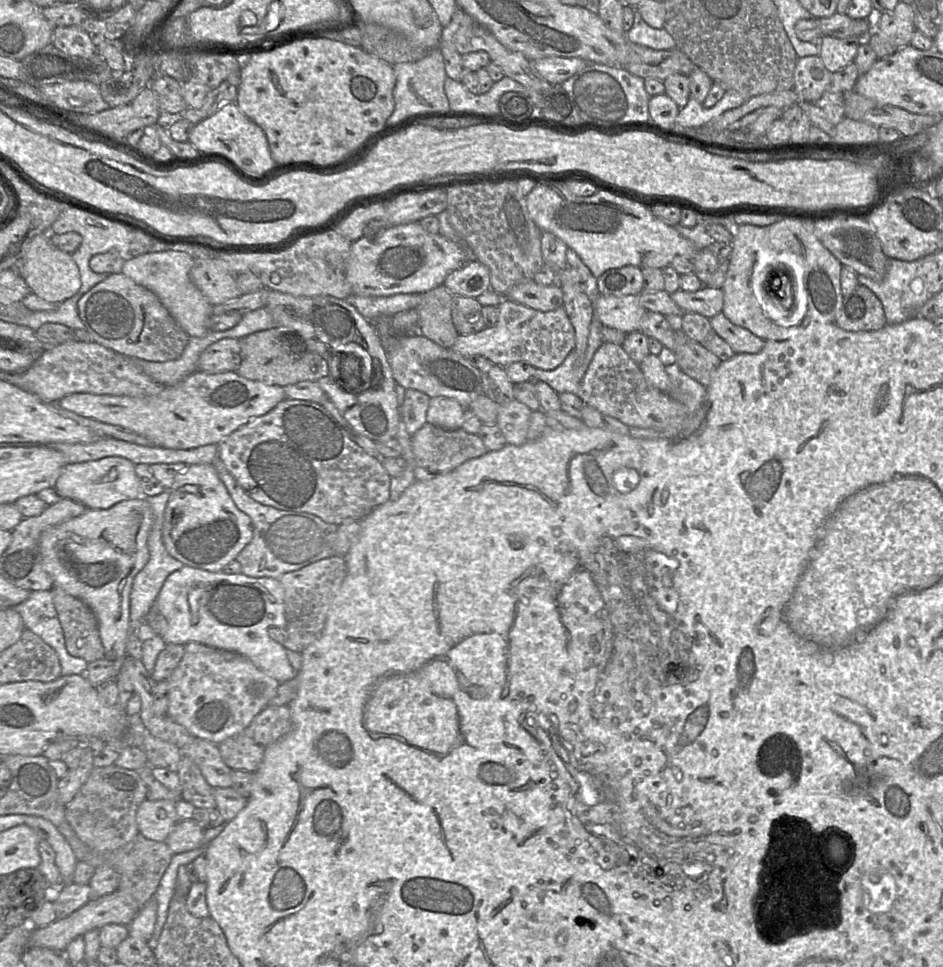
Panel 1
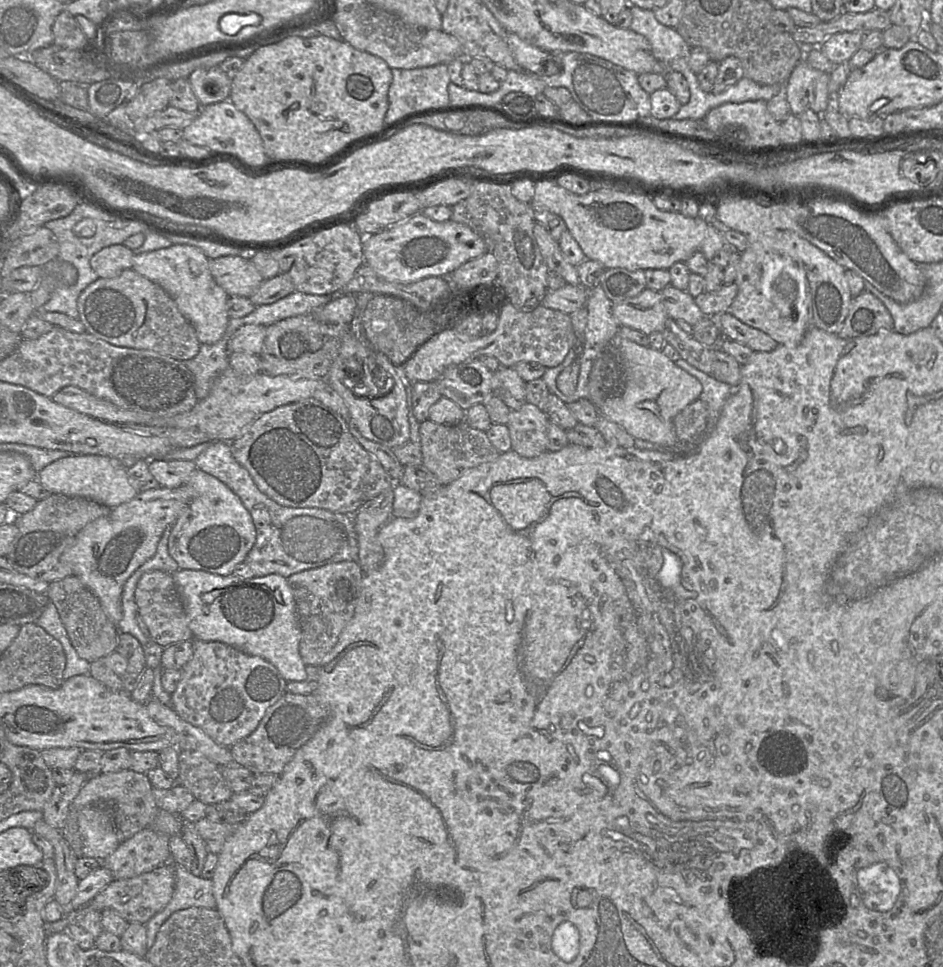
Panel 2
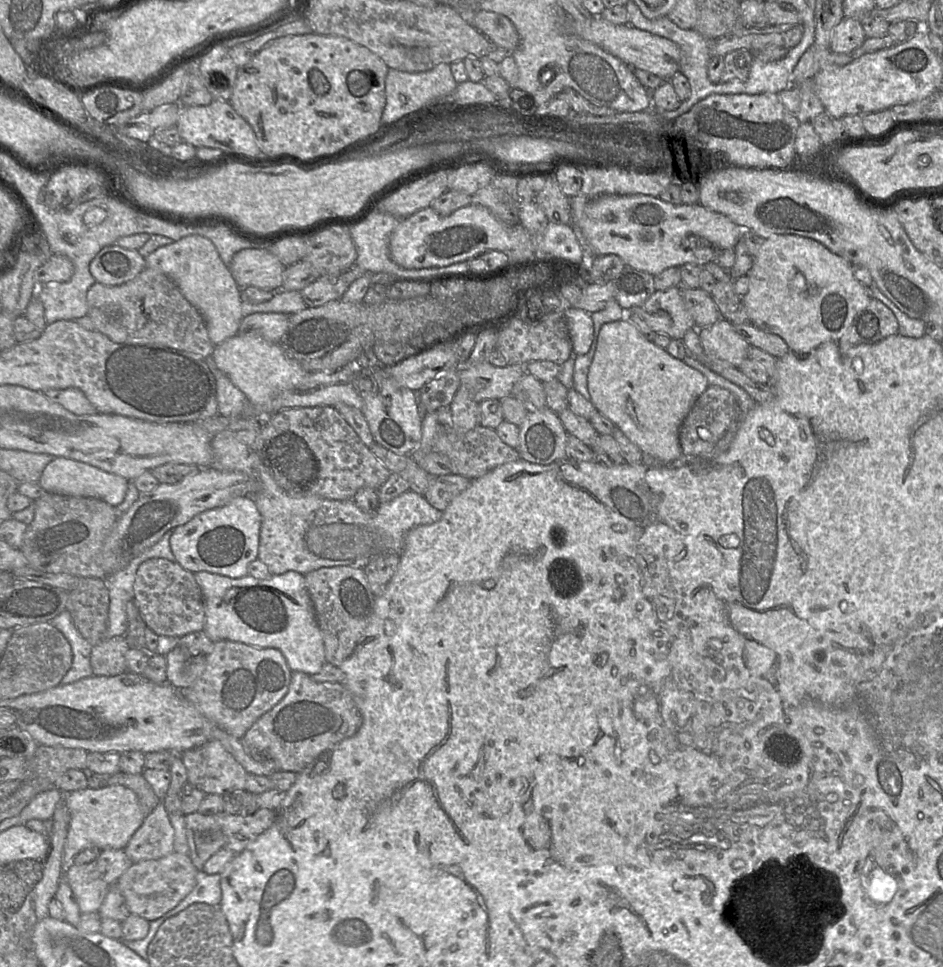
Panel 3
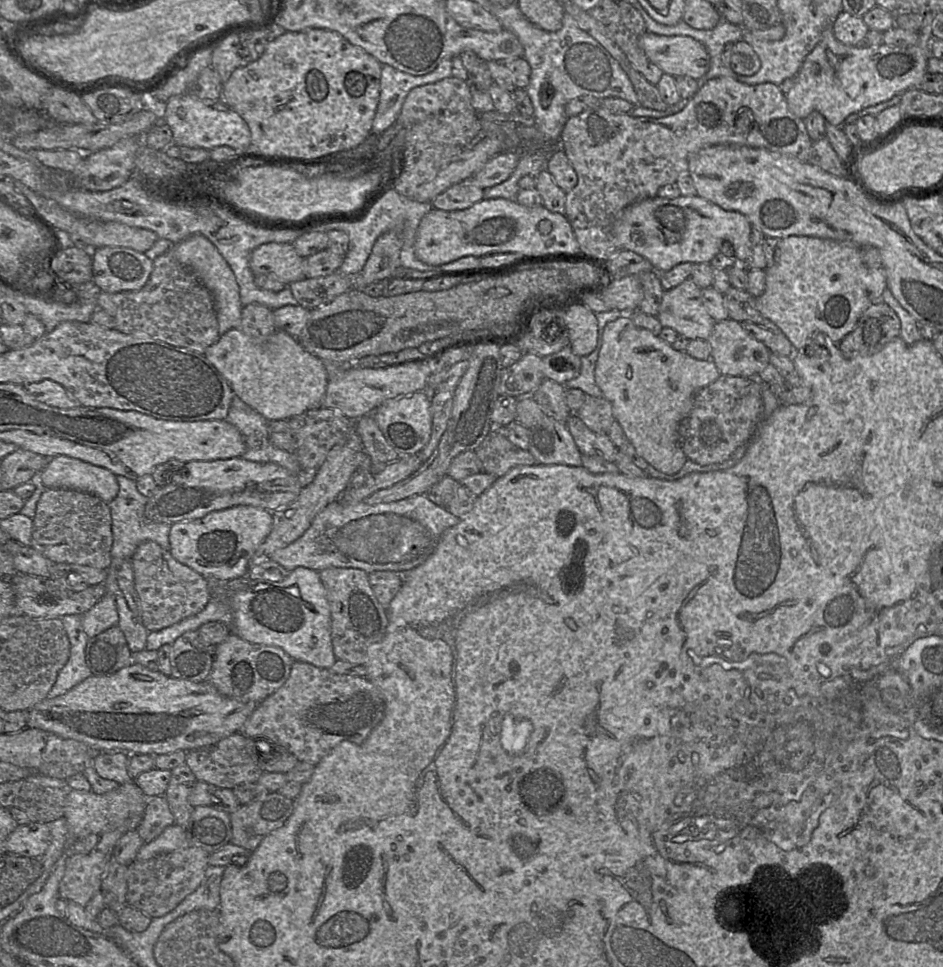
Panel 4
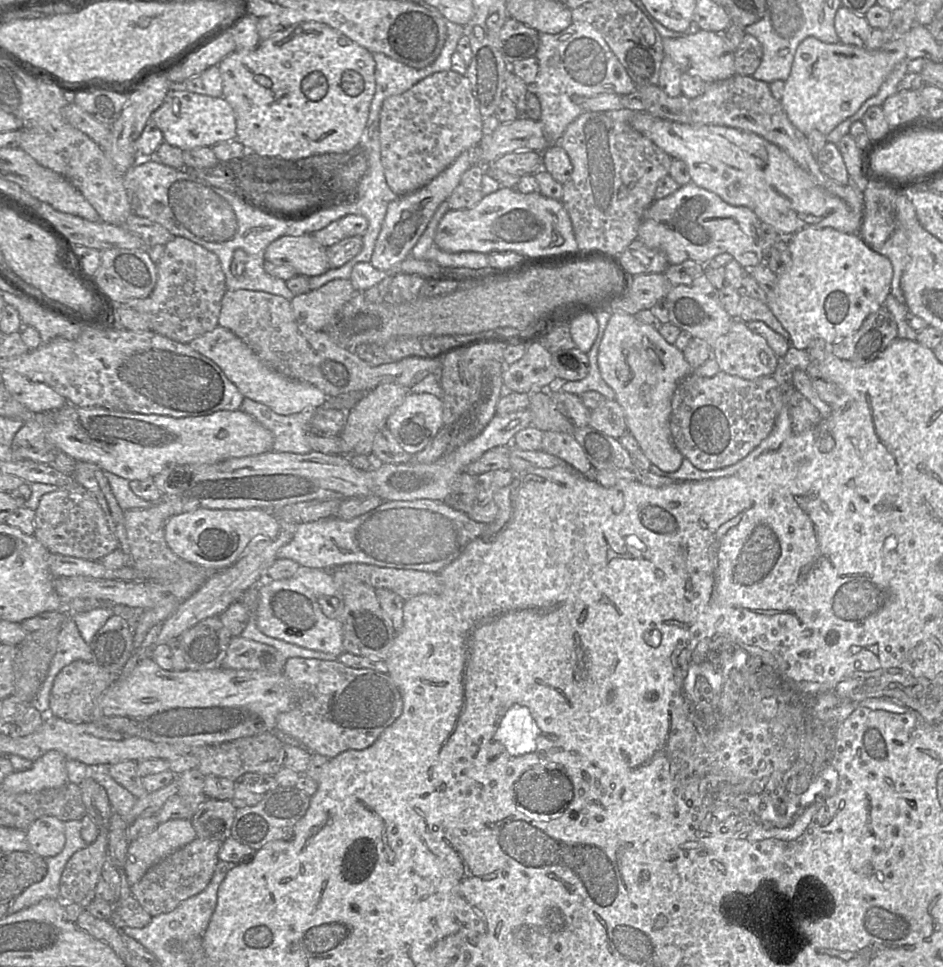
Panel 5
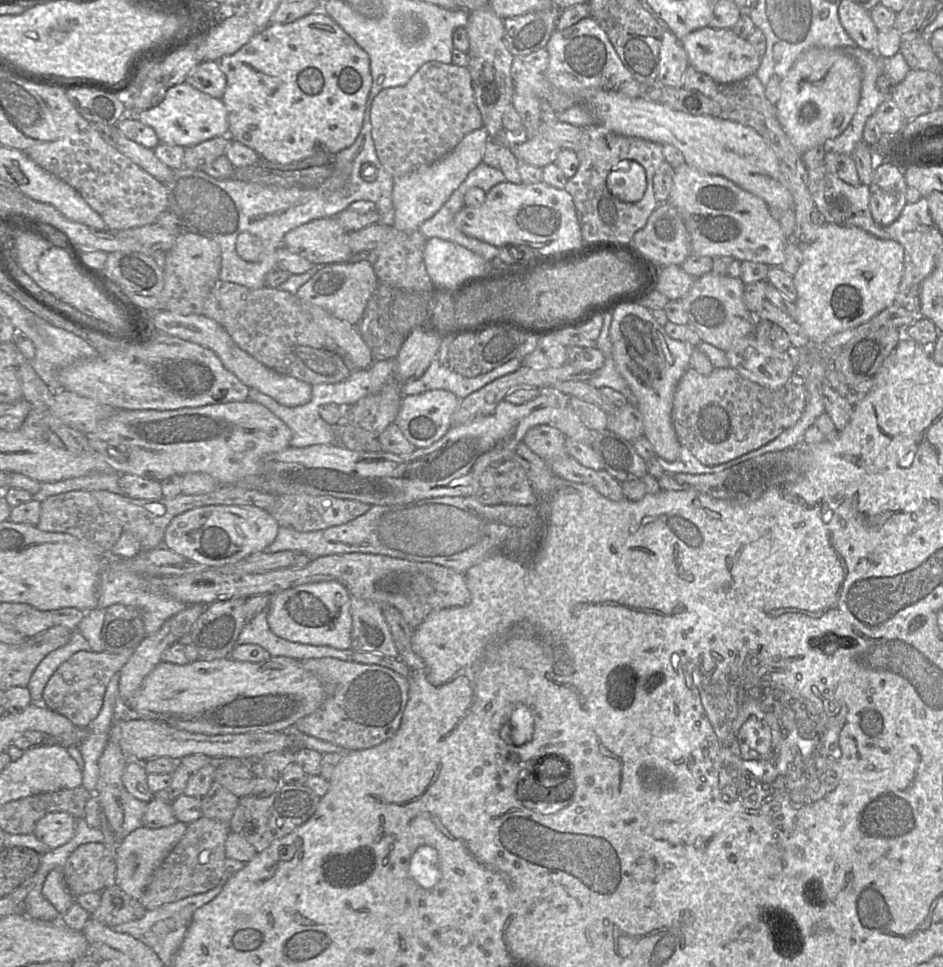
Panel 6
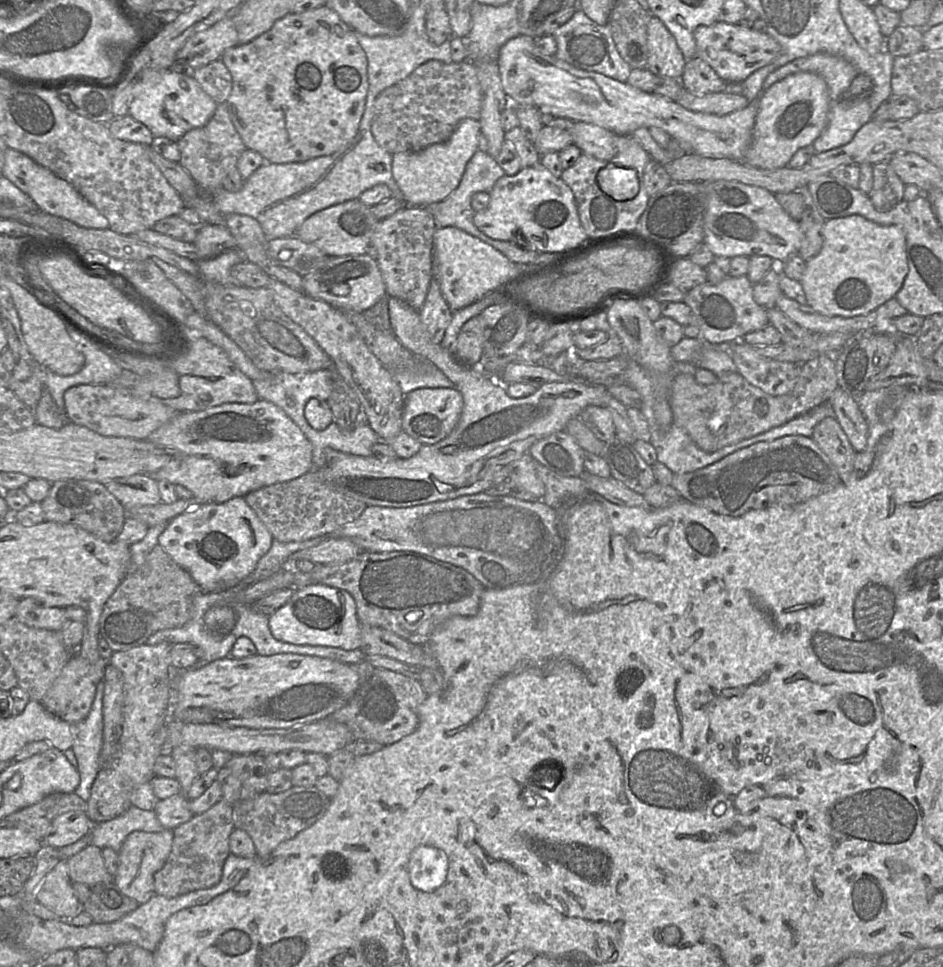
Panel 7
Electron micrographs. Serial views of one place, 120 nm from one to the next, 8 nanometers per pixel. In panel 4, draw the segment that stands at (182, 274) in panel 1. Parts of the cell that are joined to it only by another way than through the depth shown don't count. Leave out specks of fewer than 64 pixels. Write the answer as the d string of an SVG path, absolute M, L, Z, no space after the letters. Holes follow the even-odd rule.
M194 234L174 245L174 255L180 263L189 267L197 275L201 283L212 294L218 320L219 336L237 328L240 324L243 309L239 286L231 268L214 244L205 236Z

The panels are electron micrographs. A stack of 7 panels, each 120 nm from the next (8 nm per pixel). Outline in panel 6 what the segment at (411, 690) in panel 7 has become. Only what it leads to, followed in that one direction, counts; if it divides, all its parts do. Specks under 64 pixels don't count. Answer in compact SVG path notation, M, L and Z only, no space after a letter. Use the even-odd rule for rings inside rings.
M323 657L300 662L319 678L325 698L317 710L295 723L295 730L354 751L380 745L398 731L409 699L408 678L384 666L352 660Z

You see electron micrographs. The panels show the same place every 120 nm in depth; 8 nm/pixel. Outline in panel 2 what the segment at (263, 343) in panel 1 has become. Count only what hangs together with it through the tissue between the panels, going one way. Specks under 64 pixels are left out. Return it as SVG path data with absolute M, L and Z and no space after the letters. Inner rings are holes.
M312 314L280 320L267 327L259 354L261 372L270 376L324 379L336 359L341 345L341 329L318 321Z

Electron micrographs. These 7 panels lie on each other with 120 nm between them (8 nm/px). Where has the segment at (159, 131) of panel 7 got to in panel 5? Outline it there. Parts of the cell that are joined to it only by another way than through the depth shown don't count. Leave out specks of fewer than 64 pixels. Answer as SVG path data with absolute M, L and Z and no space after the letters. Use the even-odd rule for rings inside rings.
M175 86L168 92L161 106L151 115L163 133L163 142L181 150L198 147L212 147L219 142L236 139L235 113L229 103L221 97L210 97L190 92L182 86Z

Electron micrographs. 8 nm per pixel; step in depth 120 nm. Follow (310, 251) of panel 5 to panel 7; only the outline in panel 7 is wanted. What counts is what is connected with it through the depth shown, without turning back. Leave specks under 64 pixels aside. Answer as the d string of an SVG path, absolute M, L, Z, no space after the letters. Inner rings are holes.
M354 199L325 208L308 217L298 228L295 236L306 243L316 246L330 257L366 254L374 229L379 222L373 214L371 207L363 204L359 199Z

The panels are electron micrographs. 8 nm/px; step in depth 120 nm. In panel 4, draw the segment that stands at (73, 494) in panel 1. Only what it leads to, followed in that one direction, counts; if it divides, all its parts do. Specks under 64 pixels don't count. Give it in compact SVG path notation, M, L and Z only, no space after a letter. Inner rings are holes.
M69 456L51 458L37 482L48 488L68 488L93 494L111 502L119 492L116 475L110 470Z

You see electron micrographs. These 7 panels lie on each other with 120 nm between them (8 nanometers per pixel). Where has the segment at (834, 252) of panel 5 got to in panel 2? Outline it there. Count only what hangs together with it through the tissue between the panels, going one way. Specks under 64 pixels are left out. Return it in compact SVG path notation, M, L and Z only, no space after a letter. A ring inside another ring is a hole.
M791 230L746 236L749 245L740 253L734 281L738 293L726 312L788 347L798 345L811 326L837 334L852 302L846 269Z

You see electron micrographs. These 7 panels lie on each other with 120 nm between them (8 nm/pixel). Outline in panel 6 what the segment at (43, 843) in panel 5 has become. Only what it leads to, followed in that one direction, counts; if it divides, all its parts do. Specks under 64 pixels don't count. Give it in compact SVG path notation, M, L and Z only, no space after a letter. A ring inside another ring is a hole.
M52 812L36 823L33 834L50 849L68 843L75 834L76 818L67 812Z

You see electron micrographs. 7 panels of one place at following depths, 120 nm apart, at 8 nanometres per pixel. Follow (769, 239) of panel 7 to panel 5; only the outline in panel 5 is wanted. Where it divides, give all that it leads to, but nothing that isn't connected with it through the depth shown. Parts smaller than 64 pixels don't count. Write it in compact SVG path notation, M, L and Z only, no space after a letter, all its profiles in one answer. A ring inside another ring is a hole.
M690 182L669 196L654 202L645 211L638 237L647 247L662 251L669 265L693 260L701 264L722 253L731 254L744 268L764 262L758 228L762 221L749 208L733 206L715 193Z

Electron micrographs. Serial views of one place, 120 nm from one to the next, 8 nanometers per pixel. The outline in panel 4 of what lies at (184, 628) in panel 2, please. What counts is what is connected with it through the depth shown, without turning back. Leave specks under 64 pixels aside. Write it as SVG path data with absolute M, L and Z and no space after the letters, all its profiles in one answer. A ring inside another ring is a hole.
M152 540L143 541L132 556L135 587L141 605L141 623L149 631L158 631L190 616L200 613L212 597L212 587L208 578L176 560L169 550Z

